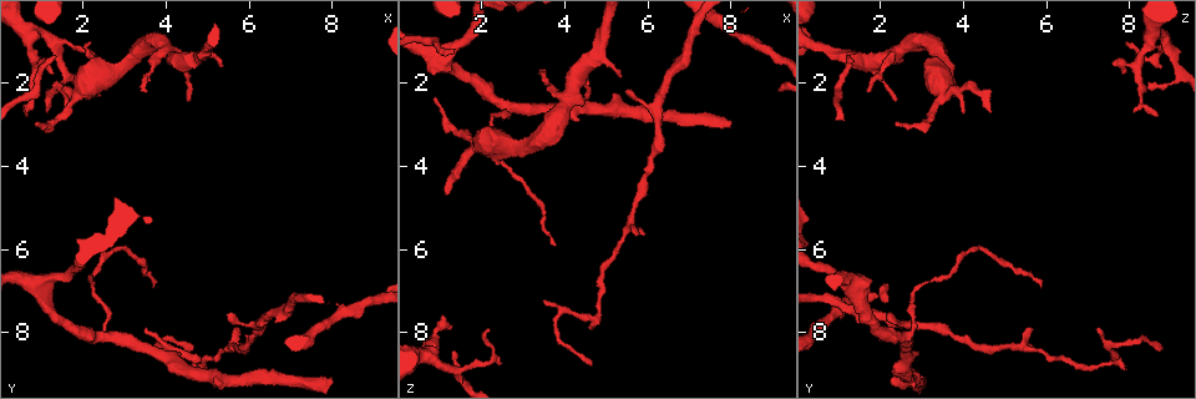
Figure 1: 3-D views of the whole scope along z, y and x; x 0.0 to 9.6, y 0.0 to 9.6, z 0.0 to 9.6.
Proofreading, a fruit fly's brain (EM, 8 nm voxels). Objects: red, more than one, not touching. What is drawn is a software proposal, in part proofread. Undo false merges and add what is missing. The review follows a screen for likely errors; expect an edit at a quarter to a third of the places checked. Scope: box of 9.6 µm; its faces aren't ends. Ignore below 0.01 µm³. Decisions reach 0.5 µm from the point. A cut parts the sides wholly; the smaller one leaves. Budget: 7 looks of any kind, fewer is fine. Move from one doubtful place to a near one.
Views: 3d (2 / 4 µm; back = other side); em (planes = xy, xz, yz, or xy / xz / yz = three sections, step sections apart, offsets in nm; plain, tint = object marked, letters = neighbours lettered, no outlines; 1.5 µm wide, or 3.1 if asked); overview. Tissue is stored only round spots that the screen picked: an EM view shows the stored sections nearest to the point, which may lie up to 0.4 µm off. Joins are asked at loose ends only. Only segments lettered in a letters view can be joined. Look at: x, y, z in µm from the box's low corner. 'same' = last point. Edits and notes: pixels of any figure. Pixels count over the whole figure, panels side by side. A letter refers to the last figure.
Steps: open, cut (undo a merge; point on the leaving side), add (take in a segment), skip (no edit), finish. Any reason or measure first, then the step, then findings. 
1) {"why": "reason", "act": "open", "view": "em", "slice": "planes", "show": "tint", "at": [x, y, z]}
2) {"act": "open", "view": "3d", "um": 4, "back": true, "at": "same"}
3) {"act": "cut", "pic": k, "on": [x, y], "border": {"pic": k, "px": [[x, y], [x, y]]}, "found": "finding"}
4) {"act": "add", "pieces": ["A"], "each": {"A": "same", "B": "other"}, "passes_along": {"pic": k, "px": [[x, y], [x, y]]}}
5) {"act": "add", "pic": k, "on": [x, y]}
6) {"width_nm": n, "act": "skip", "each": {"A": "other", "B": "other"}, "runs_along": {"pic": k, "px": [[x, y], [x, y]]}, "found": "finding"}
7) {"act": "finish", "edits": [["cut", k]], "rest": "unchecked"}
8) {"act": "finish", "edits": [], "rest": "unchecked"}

{"why": "thin end", "act": "open", "view": "3d", "um": 4, "at": [3.50, 2.30, 1.75]}

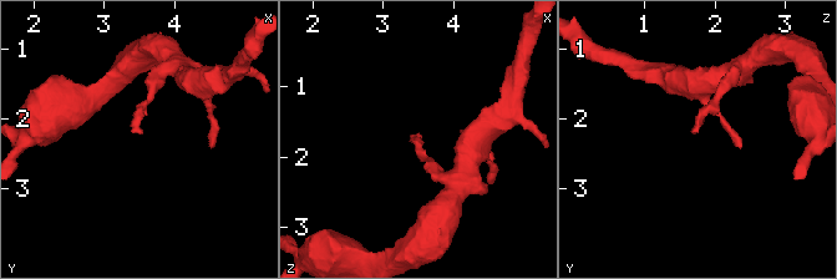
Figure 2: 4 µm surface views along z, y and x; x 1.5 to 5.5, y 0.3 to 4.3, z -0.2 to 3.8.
{"act": "open", "view": "em", "slice": "xy", "step": 8, "show": "letters", "at": [3.55, 2.20, 1.75]}

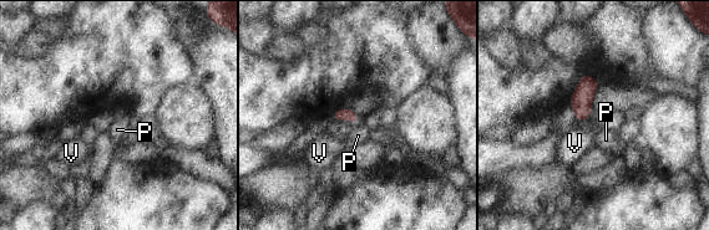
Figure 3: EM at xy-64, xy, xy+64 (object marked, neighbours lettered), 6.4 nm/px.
{"act": "skip", "each": {"P": "other", "V": "other"}, "border": {"pic": 3, "px": [[358, 119], [353, 123]]}, "found": "none of them fits"}

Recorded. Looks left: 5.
{"why": "thin end", "act": "open", "view": "3d", "um": 2, "at": [2.20, 1.05, 7.90]}

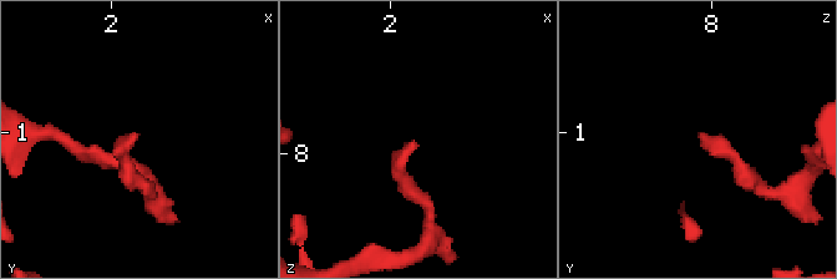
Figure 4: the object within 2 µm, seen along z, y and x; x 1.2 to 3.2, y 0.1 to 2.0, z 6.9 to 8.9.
{"why": "need the tissue", "act": "open", "view": "em", "um": 3.1, "slice": "xz", "step": 16, "show": "letters", "at": [2.20, 1.04, 7.94]}

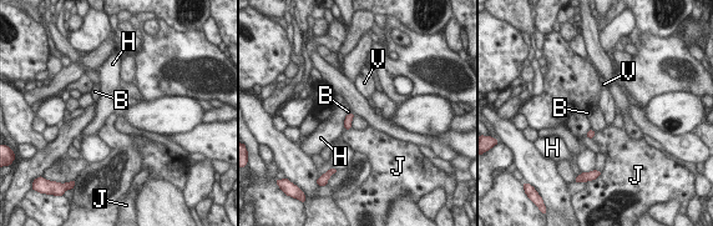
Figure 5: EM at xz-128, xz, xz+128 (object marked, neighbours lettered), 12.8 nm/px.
{"act": "open", "view": "em", "um": 3.1, "slice": "planes", "show": "letters", "at": "same"}

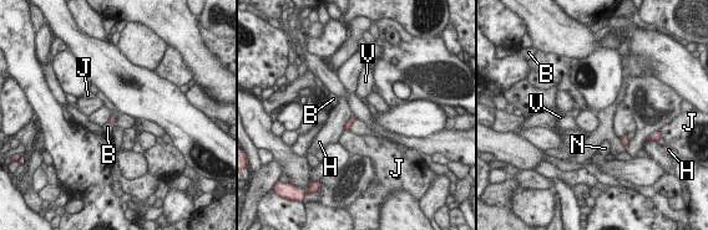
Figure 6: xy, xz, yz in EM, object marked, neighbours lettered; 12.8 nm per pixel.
{"longest_contact_nm": ["H", 220], "act": "skip", "each": {"B": "other", "H": "other", "J": "other", "N": "other", "V": "other"}, "border": {"pic": 6, "px": [[352, 114], [343, 128]]}, "found": "no lettered segment goes on from it"}

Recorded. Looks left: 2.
{"why": "branch stops here", "act": "open", "view": "em", "slice": "planes", "show": "letters", "at": [8.05, 9.10, 3.10]}

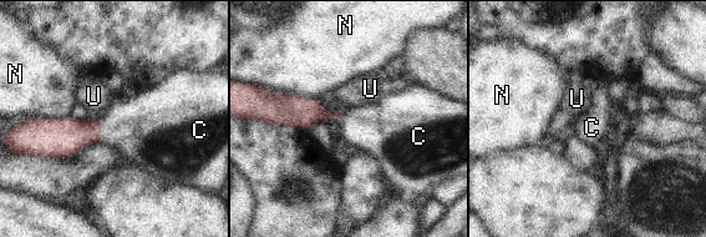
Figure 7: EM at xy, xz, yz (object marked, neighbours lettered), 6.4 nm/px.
{"longest_contact_nm": ["N", 320], "act": "add", "pieces": ["C"], "each": {"C": "same", "N": "other", "U": "other"}, "found": "the cell continues"}

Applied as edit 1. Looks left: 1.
{"act": "finish", "edits": [["add", 7]], "rest": "unchecked"}

